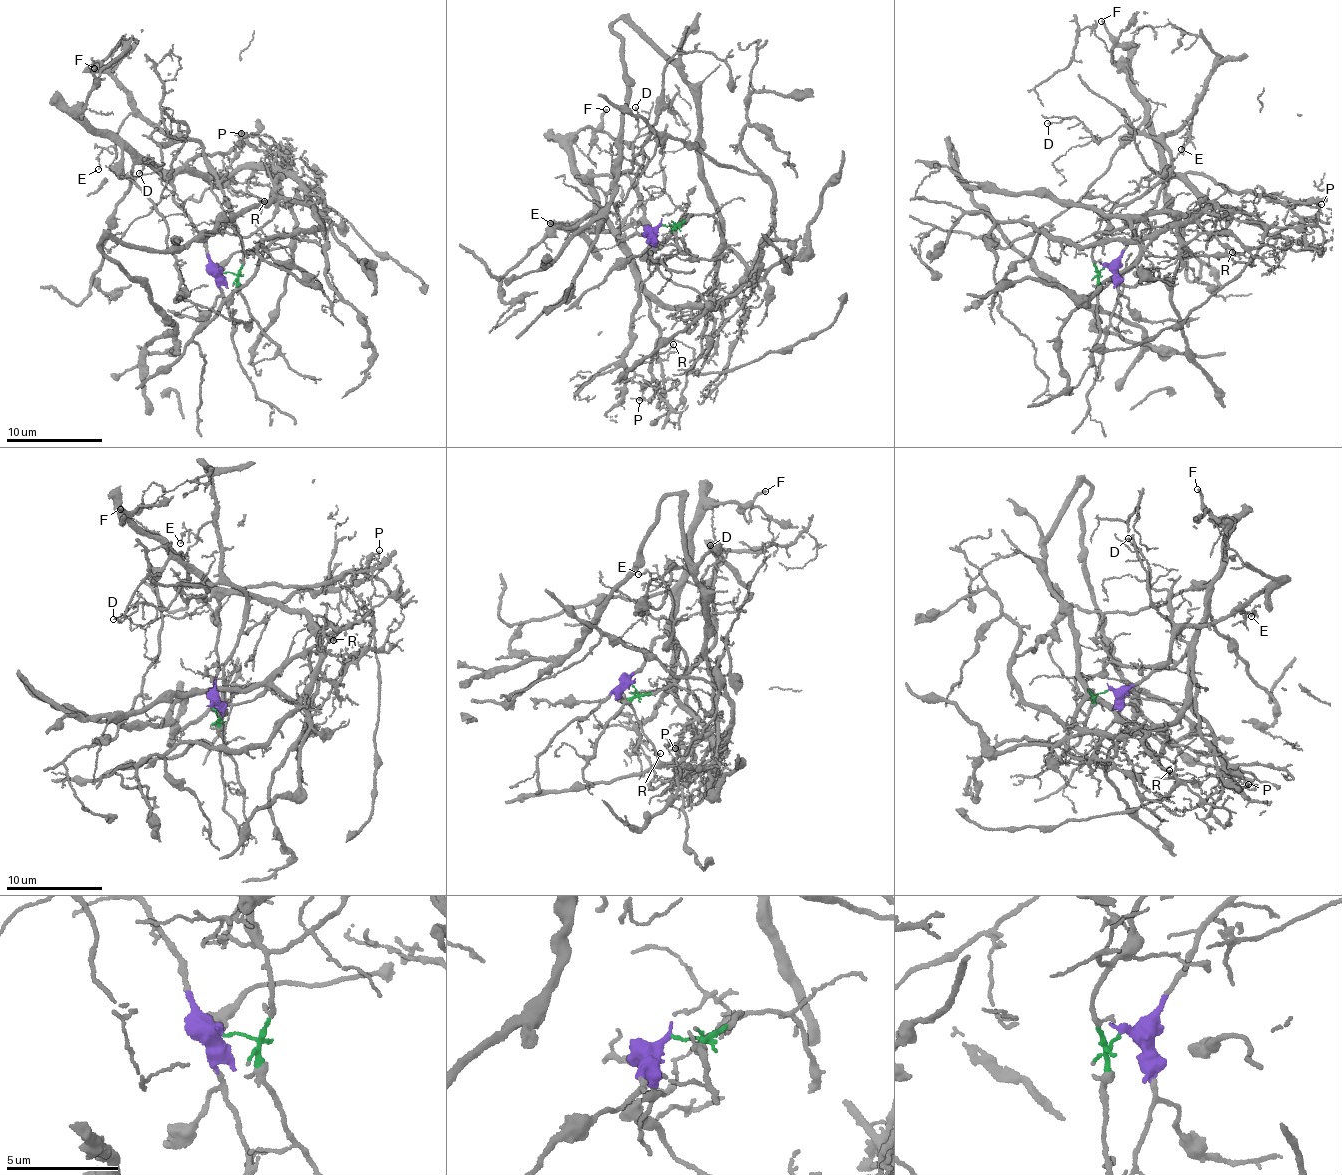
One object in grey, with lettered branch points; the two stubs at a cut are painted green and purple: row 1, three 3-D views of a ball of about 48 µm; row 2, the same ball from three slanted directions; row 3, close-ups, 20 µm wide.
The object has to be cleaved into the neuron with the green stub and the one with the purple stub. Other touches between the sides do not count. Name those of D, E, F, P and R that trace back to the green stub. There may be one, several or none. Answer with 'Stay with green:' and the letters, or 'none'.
Stay with green: D, E

